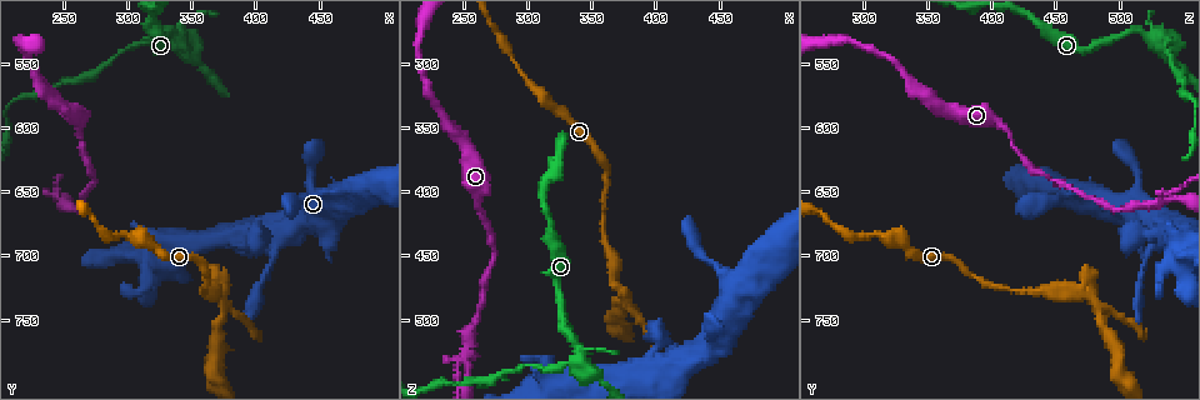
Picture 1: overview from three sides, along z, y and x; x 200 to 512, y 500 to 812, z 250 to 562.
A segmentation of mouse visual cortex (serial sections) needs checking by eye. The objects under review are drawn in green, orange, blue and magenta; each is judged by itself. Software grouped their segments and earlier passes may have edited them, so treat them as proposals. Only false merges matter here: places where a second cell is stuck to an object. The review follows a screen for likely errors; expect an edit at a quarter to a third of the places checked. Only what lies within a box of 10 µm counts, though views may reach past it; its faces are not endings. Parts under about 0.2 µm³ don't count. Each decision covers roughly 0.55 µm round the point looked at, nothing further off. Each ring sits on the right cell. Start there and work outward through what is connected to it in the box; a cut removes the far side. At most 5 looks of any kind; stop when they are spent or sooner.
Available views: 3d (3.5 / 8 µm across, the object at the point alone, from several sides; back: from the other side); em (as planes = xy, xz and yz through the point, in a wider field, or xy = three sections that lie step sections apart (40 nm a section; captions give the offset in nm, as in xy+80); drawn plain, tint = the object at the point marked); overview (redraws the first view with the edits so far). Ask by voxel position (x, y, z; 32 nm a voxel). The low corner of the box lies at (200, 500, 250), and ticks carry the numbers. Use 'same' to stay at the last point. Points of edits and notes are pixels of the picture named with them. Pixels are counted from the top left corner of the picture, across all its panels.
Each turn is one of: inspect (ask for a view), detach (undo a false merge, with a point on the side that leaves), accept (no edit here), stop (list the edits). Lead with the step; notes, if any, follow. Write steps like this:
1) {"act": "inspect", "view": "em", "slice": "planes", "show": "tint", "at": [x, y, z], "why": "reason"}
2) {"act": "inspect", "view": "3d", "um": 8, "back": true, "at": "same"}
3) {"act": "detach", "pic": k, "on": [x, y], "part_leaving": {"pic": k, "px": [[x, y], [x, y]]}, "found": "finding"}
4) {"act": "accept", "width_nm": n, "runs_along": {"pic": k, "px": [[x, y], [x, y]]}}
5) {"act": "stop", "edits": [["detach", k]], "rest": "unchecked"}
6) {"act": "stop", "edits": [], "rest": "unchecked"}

{"act": "inspect", "view": "3d", "um": 3.5, "back": true, "at": [252, 658, 530], "why": "three arms meet"}

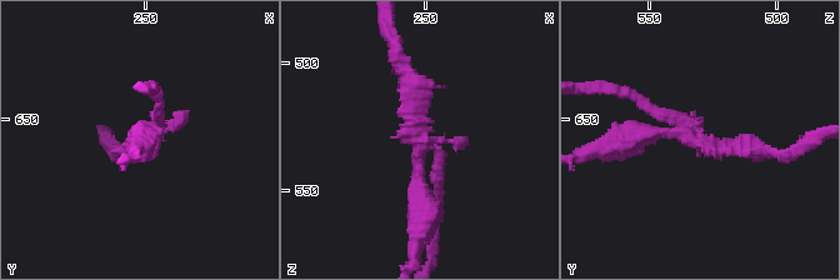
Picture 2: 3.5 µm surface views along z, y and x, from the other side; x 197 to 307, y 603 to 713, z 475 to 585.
{"act": "inspect", "view": "em", "slice": "planes", "show": "tint", "at": [250, 657, 531], "why": "shape alone is not enough"}

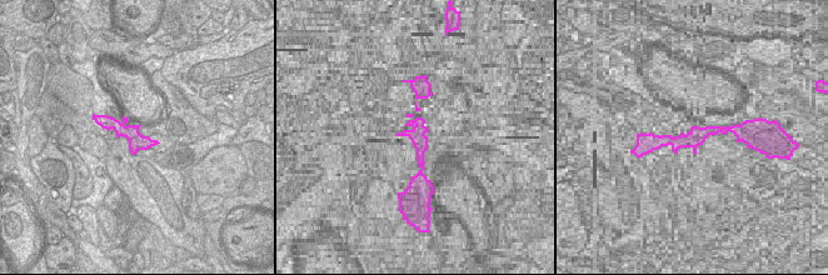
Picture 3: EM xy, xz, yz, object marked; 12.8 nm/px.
{"act": "detach", "pic": 2, "on": [651, 109], "width_nm": 220, "part_leaving": {"pic": 2, "px": [[691, 125], [663, 118], [618, 86]]}, "found": "two cells meet here"}

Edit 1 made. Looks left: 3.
{"act": "inspect", "view": "3d", "um": 3.5, "at": [376, 740, 486], "why": "sharp bend"}

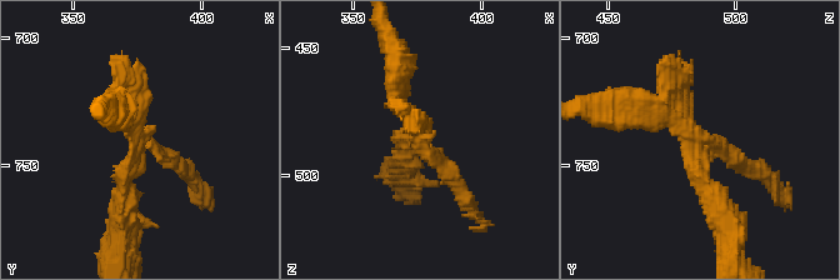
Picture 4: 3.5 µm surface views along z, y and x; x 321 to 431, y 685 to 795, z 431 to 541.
{"act": "inspect", "view": "em", "slice": "xy", "step": 5, "show": "tint", "at": [375, 741, 485], "why": "shape alone is not enough"}

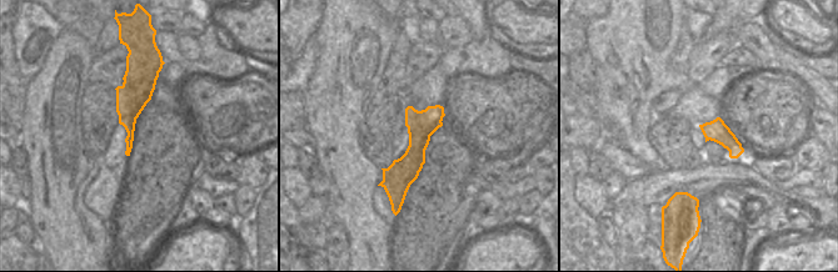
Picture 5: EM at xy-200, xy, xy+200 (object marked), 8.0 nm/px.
{"act": "inspect", "view": "em", "slice": "xy", "step": 1, "show": "tint", "at": "same", "why": "another direction"}

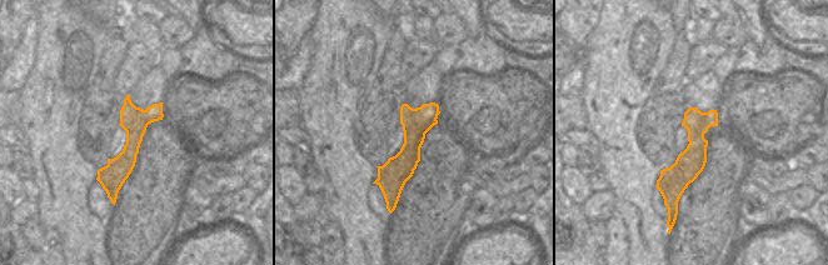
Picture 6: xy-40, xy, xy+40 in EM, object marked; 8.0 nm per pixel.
{"act": "detach", "pic": 4, "on": [705, 184], "width_nm": 220, "part_leaving": {"pic": 4, "px": [[699, 141], [730, 241]]}, "found": "two cells meet here"}

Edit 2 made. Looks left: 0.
{"act": "stop", "edits": [["detach", 2], ["detach", 4]], "rest": "unchecked"}

